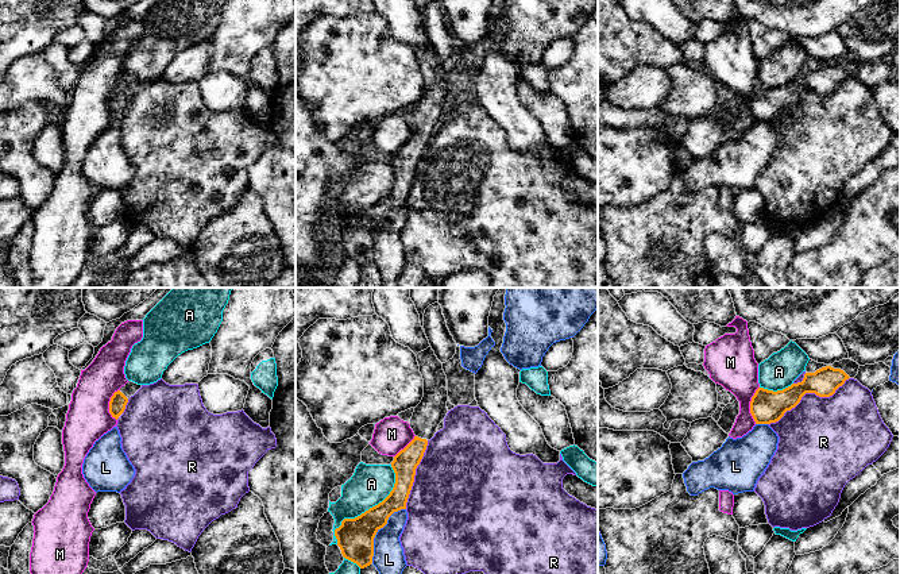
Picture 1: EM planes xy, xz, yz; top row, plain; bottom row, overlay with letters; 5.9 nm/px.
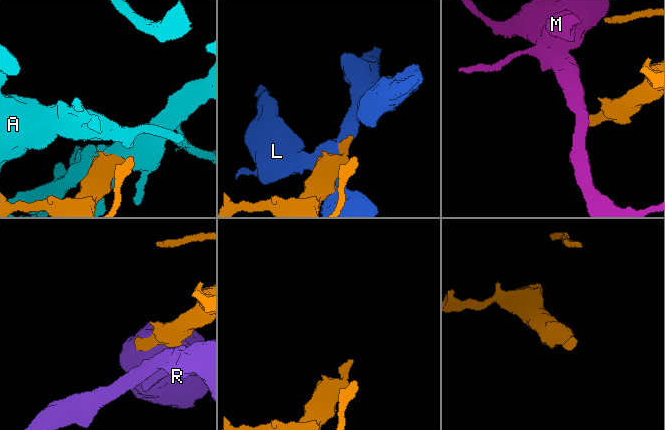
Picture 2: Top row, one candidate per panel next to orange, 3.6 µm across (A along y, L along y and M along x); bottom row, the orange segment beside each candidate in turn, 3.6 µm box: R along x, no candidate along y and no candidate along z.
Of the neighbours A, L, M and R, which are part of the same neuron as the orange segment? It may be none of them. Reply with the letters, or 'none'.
none

